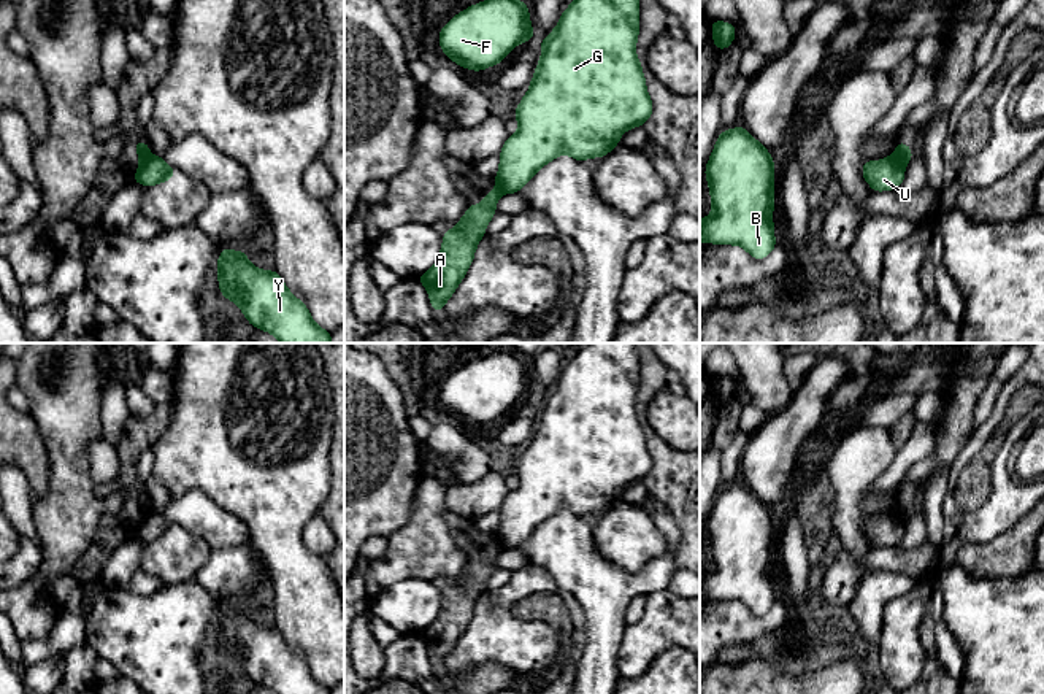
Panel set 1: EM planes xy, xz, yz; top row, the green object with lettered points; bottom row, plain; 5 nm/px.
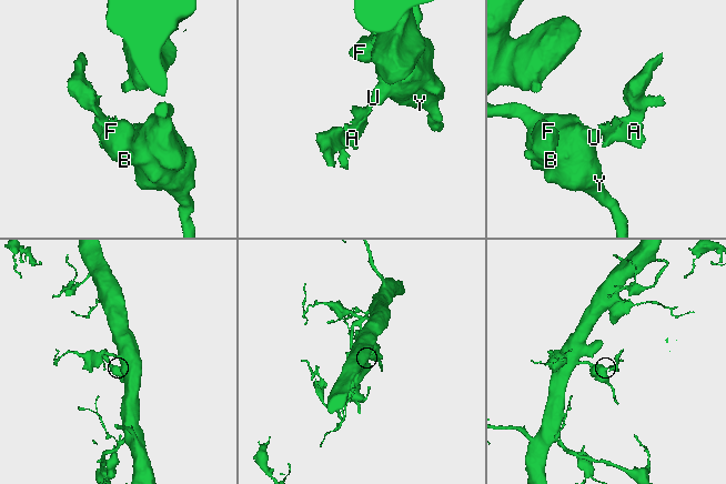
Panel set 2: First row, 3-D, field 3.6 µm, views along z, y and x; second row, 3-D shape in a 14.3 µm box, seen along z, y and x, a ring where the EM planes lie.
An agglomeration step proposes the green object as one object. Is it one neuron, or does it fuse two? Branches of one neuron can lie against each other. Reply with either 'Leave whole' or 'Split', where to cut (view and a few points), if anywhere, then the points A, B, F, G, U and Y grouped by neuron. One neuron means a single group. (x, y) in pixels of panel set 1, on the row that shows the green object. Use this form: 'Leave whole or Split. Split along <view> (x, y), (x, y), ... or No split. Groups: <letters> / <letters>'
Split. Split along xy (149, 154), (140, 165). Groups: A / B F G U Y

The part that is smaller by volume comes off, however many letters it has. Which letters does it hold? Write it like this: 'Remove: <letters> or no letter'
Remove: A

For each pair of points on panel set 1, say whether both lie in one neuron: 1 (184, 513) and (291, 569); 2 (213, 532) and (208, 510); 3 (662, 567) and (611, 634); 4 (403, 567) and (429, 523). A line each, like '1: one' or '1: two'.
1: two
2: one
3: one
4: one

